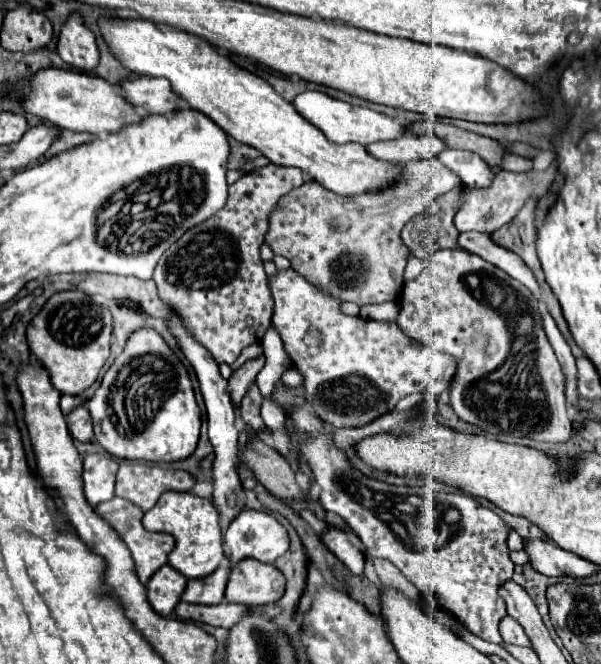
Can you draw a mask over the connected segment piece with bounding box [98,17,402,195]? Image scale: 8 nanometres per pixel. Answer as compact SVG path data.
M100 17L98 29L110 53L126 69L138 75L168 79L172 91L182 101L214 119L230 137L256 147L276 165L302 169L338 195L356 195L386 187L402 171L394 163L376 161L358 143L340 145L326 139L324 133L300 117L294 105L282 99L266 79L236 65L230 57L220 55L216 47L196 35L176 29L160 31L150 21L120 17Z

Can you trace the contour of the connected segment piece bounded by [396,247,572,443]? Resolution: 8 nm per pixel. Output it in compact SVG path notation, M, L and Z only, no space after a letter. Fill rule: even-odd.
M460 247L438 249L424 265L424 271L416 279L404 283L402 311L396 323L420 343L436 343L440 351L456 357L458 367L448 383L448 399L460 419L478 425L490 435L514 433L554 443L566 441L572 435L564 397L566 375L552 345L544 337L538 301L524 285L512 281L512 277L496 269L496 265L488 265L488 261L476 253Z

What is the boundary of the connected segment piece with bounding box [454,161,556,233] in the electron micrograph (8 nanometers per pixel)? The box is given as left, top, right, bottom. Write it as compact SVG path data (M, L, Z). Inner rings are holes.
M556 161L546 171L528 171L528 173L512 173L512 171L496 171L492 177L492 185L488 189L460 185L460 209L454 217L454 225L458 231L480 231L480 233L494 233L502 225L510 223L518 209L530 195L542 197L556 175Z

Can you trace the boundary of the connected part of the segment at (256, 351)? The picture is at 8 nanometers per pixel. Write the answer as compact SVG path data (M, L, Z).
M252 345L248 349L244 349L244 353L240 353L240 357L236 359L236 363L232 363L232 369L238 369L242 363L246 363L248 359L256 359L262 355L262 345Z

